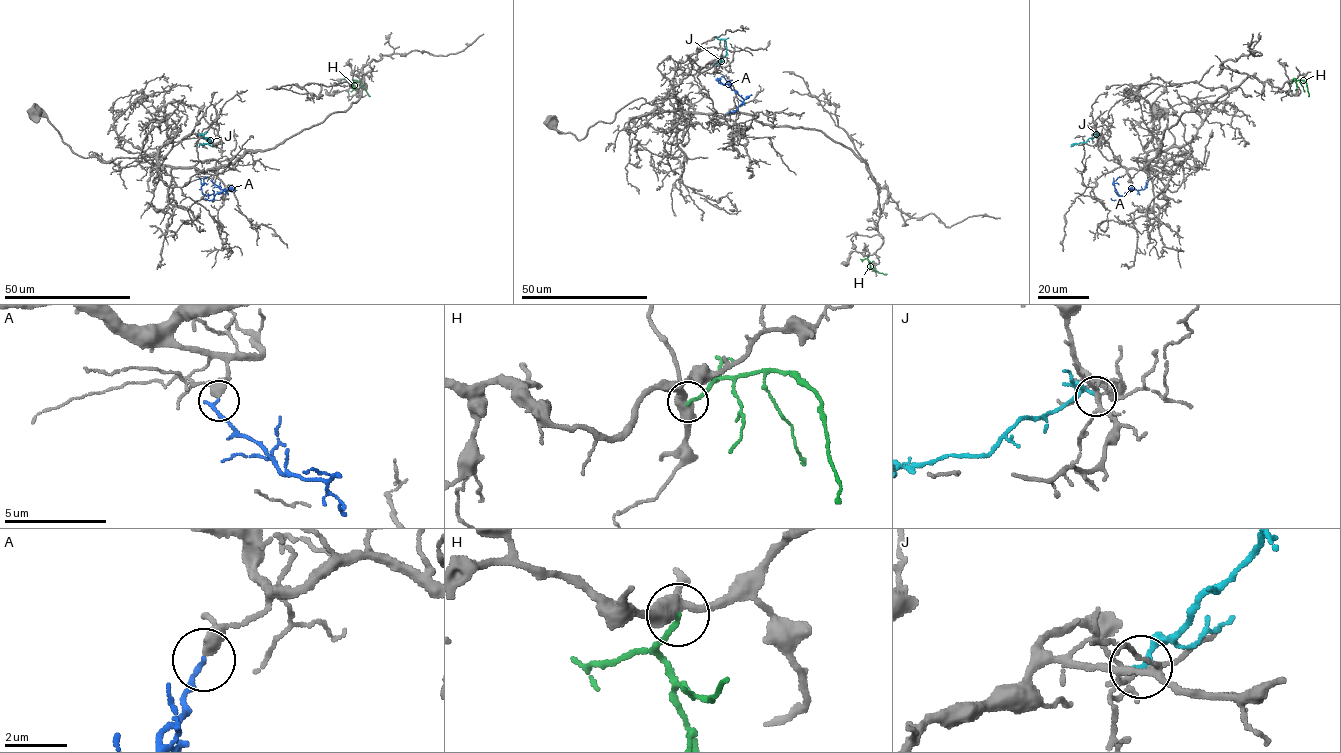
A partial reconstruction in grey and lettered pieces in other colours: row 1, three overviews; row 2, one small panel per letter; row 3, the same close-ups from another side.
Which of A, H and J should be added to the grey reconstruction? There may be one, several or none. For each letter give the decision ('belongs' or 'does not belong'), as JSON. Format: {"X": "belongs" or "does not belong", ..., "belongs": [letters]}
{"A": "does not belong", "H": "does not belong", "J": "does not belong", "belongs": []}

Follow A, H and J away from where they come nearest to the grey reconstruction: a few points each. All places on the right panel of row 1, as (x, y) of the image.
A: (1148, 180), (1143, 189), (1118, 195), (1114, 181), (1119, 176)
H: (1290, 84), (1302, 80), (1308, 96)
J: (1098, 135), (1071, 147)

